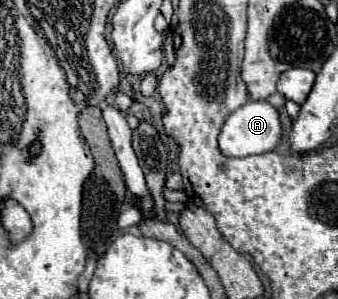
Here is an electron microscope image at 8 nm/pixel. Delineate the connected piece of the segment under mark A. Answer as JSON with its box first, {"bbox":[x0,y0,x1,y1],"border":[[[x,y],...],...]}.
{"bbox":[220,101,282,157],"border":[[[248,101],[240,109],[236,109],[228,121],[224,123],[224,129],[220,133],[220,149],[228,157],[248,157],[248,155],[260,155],[266,151],[272,151],[282,141],[282,123],[280,115],[274,105],[268,101]]]}

